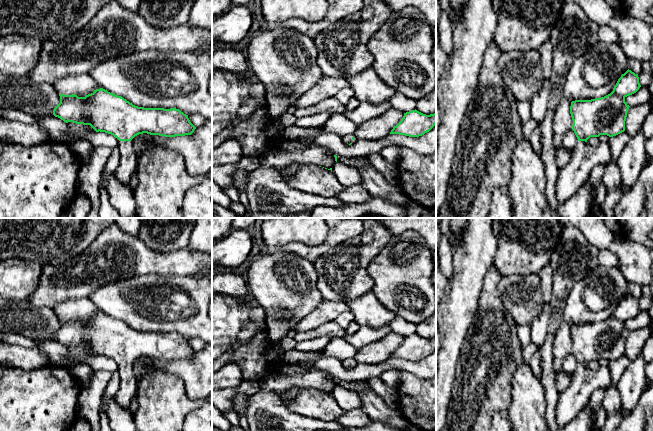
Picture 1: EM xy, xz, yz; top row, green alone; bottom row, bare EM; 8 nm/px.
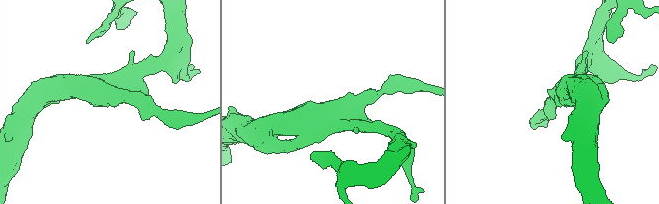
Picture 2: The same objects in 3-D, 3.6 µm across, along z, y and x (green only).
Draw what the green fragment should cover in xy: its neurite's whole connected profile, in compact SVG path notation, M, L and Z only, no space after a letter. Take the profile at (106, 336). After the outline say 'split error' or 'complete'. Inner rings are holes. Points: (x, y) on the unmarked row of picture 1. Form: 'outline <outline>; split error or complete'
outline M100 312L85 321L60 318L60 327L53 339L64 346L90 349L96 356L105 356L120 366L120 388L114 399L129 410L137 396L139 380L131 364L143 357L165 361L191 359L196 351L179 333L138 331L121 320Z; split error

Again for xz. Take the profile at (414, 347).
outline M415 333L404 337L403 342L393 351L390 358L419 361L429 356L435 349L436 337L426 339Z; complete

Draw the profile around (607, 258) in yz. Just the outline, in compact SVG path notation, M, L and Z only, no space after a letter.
M609 249L599 250L598 262L599 265L606 268L619 267L619 259L617 255Z

